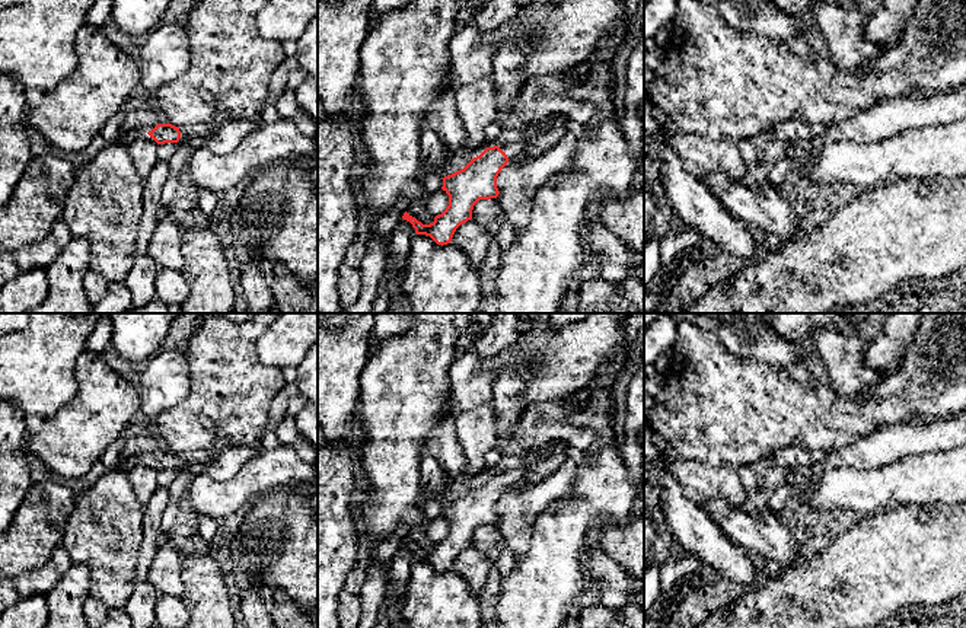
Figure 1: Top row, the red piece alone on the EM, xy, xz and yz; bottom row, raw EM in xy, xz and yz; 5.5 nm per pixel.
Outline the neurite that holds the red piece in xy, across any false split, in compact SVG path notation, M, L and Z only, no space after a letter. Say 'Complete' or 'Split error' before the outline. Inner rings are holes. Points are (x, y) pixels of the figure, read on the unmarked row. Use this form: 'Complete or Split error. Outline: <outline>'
Split error. Outline: M226 439L216 440L208 449L203 450L188 450L184 453L175 453L172 450L157 450L147 460L157 469L178 469L181 463L200 463L207 465L211 459L223 449L229 447Z

